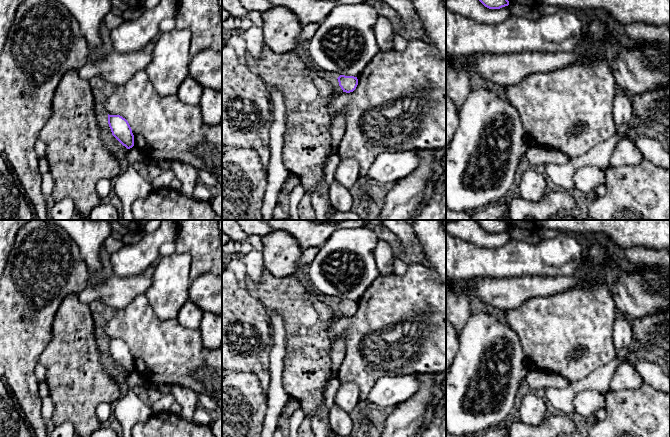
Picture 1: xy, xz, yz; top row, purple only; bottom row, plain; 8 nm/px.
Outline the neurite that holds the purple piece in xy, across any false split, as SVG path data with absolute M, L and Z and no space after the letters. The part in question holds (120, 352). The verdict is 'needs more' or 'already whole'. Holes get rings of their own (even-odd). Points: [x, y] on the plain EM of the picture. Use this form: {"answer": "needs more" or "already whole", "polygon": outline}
{"answer": "already whole", "polygon": "M109 339L108 348L112 359L127 373L134 370L134 359L128 345L120 339Z"}

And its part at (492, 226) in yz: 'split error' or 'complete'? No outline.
complete

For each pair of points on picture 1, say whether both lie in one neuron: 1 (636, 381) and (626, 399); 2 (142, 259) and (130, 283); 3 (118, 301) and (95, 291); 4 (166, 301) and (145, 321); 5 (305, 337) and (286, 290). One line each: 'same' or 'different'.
1: different
2: different
3: same
4: different
5: same

